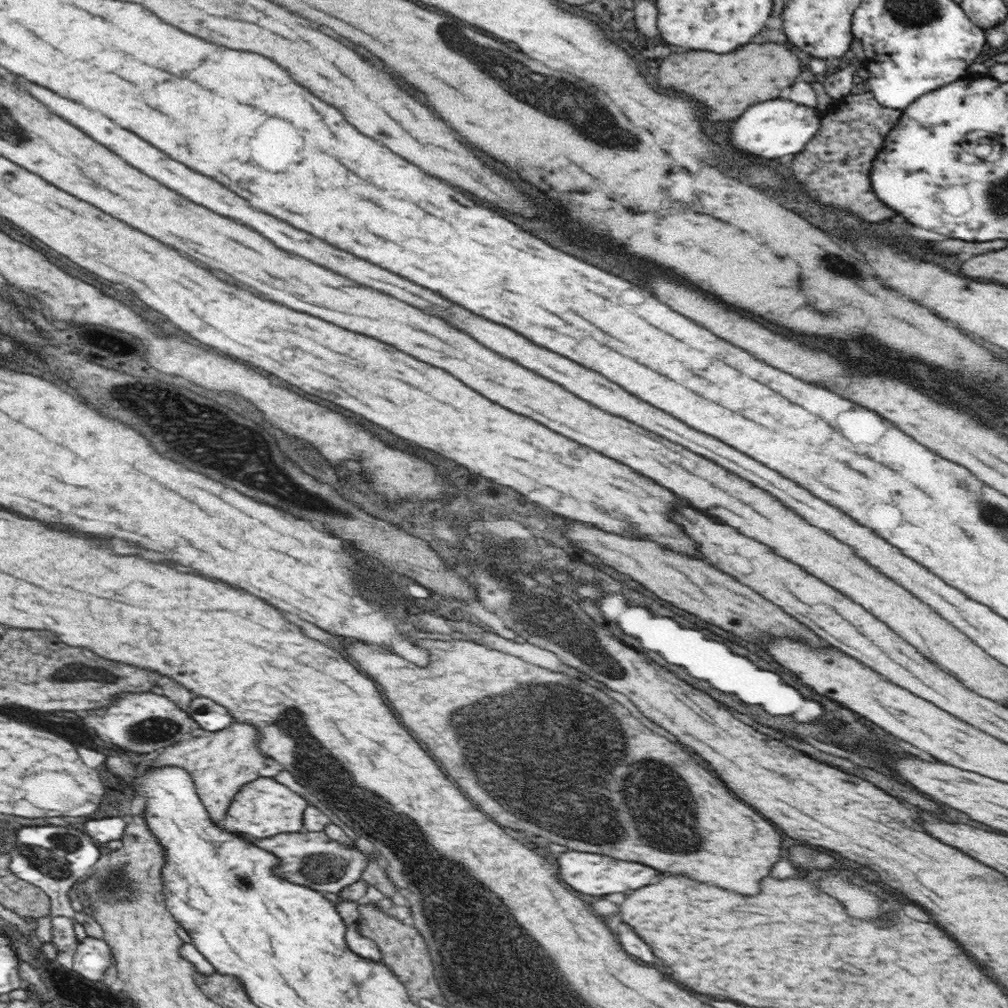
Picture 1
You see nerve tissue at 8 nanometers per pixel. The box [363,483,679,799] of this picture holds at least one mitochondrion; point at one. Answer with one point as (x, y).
(569, 634)

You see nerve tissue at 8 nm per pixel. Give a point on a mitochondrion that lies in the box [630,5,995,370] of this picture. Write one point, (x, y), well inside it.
(836, 263)

